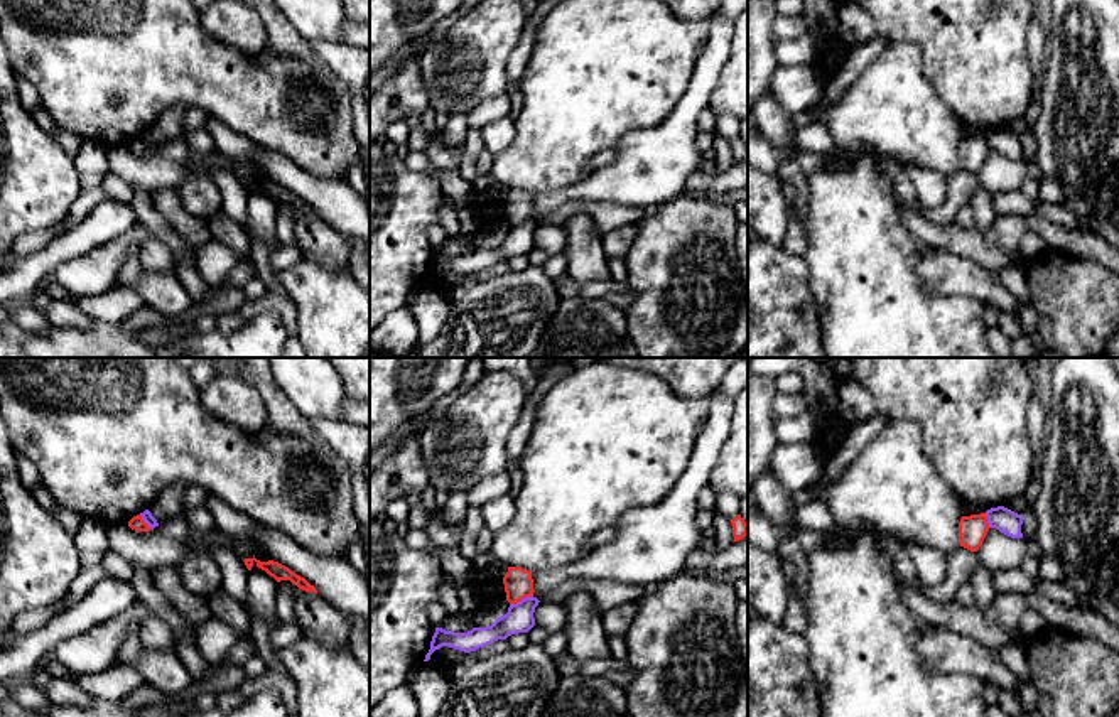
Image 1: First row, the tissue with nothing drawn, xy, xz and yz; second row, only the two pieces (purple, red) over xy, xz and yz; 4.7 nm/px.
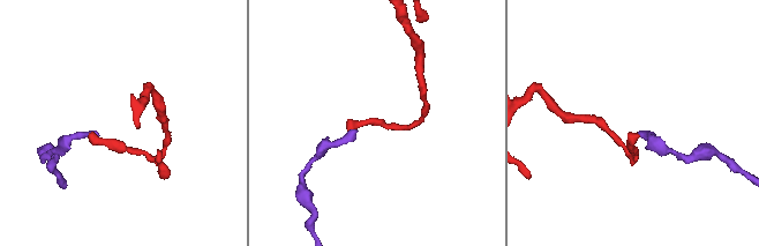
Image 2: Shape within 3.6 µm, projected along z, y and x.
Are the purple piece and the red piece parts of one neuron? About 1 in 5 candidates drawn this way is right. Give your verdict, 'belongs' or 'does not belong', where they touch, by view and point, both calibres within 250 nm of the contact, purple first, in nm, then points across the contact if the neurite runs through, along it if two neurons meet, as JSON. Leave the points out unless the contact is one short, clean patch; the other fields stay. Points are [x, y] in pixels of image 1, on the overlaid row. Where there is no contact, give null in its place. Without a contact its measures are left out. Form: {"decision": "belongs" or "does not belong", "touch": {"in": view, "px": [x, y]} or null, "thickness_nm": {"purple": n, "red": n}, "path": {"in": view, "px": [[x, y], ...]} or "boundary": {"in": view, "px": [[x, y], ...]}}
{"decision": "does not belong", "touch": {"in": "xz", "px": [522, 599]}, "thickness_nm": {"purple": 130, "red": 140}, "boundary": {"in": "xz", "px": [[532, 594], [510, 604]]}}

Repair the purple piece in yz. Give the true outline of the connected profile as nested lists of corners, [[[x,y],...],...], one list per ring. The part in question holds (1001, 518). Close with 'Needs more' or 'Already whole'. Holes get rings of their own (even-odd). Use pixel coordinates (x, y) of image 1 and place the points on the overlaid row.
[[[991,508],[986,511],[989,528],[996,528],[1011,538],[1023,538],[1021,525],[1024,516],[1004,508]]]. Already whole

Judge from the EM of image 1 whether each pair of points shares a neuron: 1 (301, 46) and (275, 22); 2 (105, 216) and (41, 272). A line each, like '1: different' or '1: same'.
1: same
2: same

